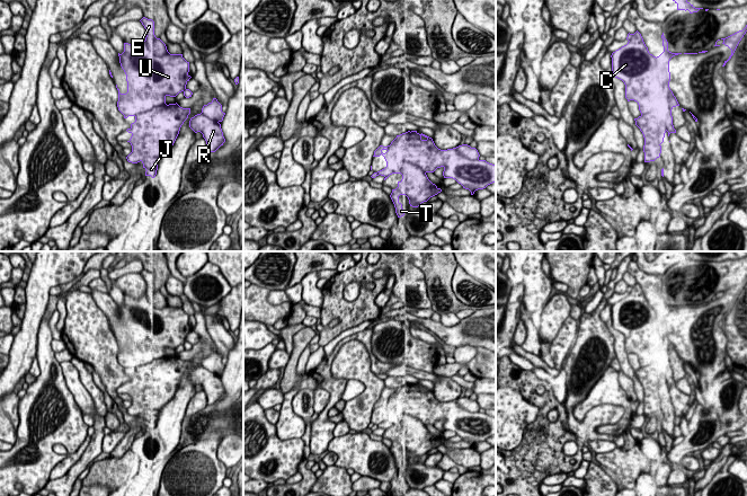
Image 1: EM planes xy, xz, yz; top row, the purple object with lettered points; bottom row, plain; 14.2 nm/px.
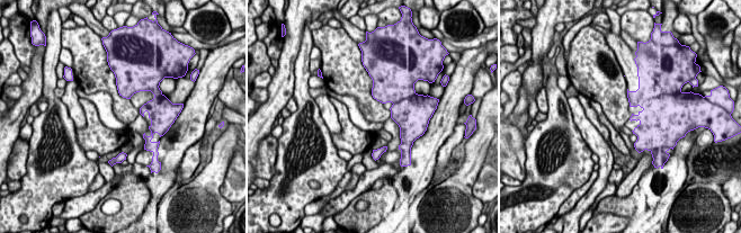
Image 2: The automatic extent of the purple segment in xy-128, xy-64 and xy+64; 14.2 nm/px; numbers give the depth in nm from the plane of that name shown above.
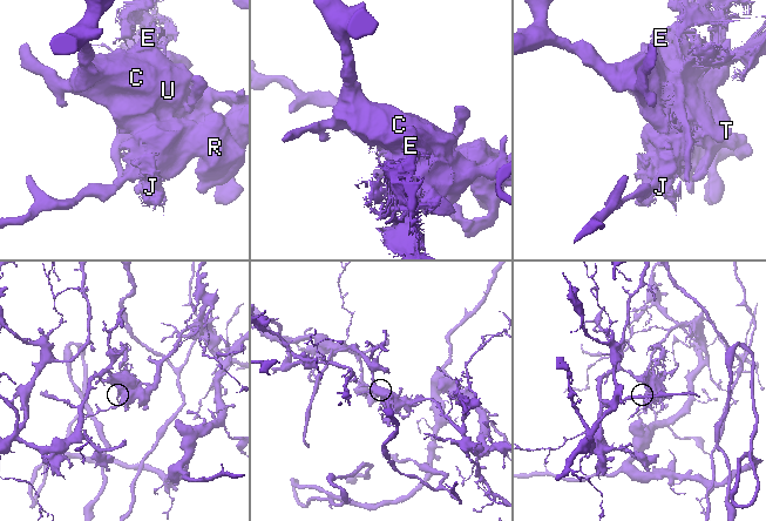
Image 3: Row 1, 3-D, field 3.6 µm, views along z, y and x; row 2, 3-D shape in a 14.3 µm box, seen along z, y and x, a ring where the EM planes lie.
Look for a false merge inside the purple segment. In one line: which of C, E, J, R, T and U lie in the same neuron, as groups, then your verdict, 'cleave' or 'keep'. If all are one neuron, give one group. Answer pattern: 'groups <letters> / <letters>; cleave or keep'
groups C E J T U / R; cleave

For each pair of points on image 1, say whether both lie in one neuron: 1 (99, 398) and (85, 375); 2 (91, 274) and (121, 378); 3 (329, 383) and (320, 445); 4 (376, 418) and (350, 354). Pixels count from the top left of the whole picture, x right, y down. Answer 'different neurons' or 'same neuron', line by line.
1: same neuron
2: different neurons
3: same neuron
4: different neurons

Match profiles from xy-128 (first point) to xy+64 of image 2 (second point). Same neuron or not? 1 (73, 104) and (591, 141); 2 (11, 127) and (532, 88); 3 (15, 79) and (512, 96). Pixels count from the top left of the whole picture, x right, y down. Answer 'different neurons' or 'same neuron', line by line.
1: same neuron
2: same neuron
3: same neuron

